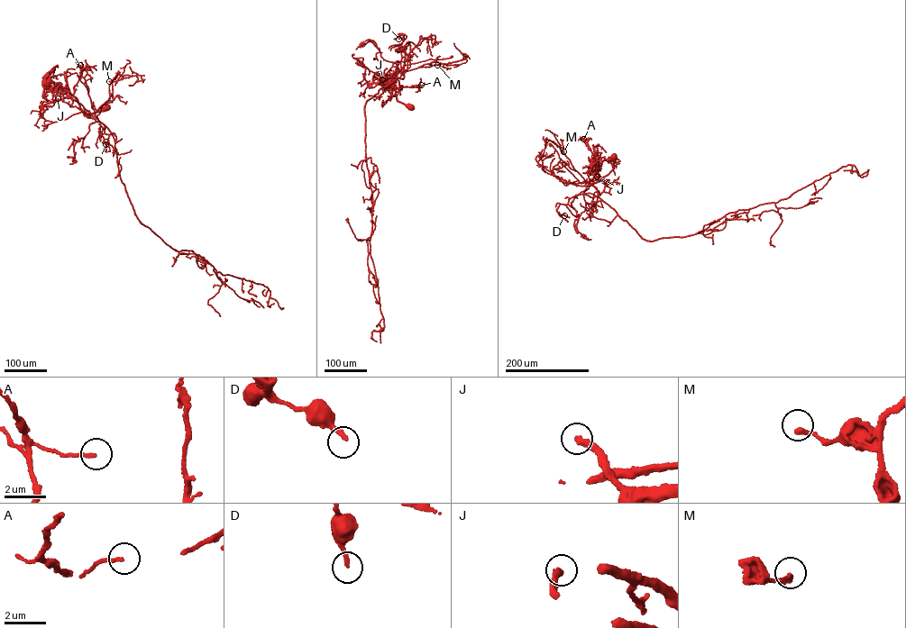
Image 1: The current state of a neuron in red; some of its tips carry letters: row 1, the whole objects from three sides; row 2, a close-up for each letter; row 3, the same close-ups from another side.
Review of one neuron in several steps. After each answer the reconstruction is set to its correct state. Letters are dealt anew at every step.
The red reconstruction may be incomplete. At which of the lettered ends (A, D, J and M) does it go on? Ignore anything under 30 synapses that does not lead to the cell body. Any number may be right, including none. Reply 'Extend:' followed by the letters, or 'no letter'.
Extend: J

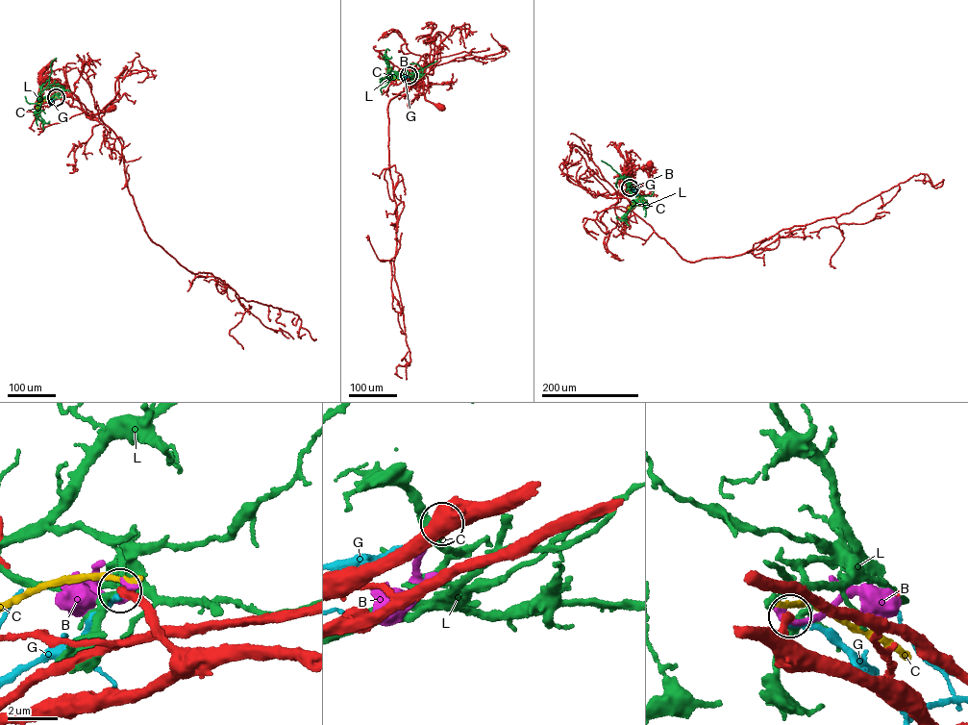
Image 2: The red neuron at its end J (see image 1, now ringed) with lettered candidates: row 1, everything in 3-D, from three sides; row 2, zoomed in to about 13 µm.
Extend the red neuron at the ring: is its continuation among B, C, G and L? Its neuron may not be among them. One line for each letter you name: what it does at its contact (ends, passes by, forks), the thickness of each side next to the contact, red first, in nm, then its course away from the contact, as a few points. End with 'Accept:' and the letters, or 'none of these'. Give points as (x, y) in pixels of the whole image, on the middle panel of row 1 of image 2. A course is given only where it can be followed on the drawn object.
Accept: none of these

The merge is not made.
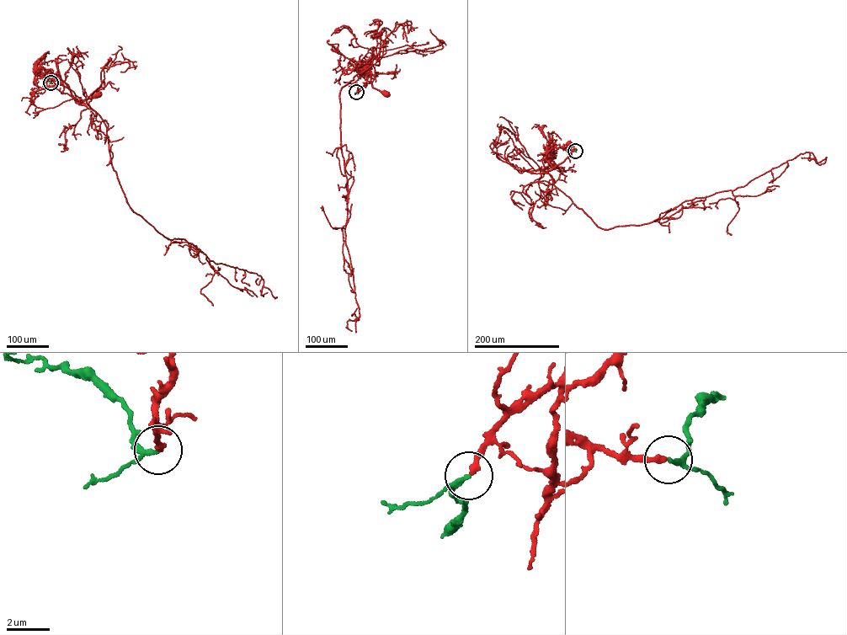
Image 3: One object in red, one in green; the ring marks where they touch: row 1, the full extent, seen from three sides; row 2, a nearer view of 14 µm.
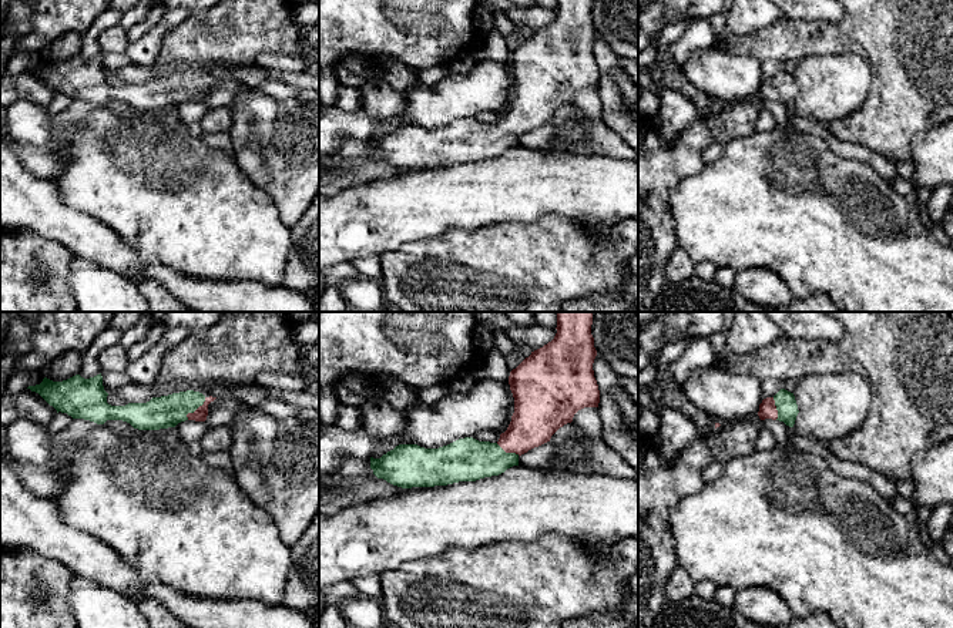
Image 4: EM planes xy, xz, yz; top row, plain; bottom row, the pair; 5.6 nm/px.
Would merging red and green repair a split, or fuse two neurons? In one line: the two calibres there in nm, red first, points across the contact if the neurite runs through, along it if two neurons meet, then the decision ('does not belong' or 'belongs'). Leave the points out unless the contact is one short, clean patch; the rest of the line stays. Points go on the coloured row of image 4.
calibres 80 and 180 nm; way xy (200, 415), (197, 409), (171, 409), (164, 412); belongs

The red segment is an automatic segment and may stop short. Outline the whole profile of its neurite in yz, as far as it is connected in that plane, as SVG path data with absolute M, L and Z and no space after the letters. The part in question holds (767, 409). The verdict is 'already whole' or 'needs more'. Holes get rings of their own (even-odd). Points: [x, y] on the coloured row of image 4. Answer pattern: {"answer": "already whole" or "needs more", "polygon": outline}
{"answer": "needs more", "polygon": "M781 389L774 397L762 400L758 416L761 420L779 420L793 427L798 413L799 410L793 393Z"}

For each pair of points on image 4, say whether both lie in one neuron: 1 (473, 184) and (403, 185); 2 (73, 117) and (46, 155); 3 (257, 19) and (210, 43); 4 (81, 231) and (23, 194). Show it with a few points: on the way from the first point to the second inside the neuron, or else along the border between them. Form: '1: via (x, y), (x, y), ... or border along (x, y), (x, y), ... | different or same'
1: via (456, 185), (420, 185) | same
2: via (63, 127), (56, 145) | same
3: via (245, 24), (234, 32), (221, 34) | same
4: via (67, 227), (50, 218), (37, 205) | same

